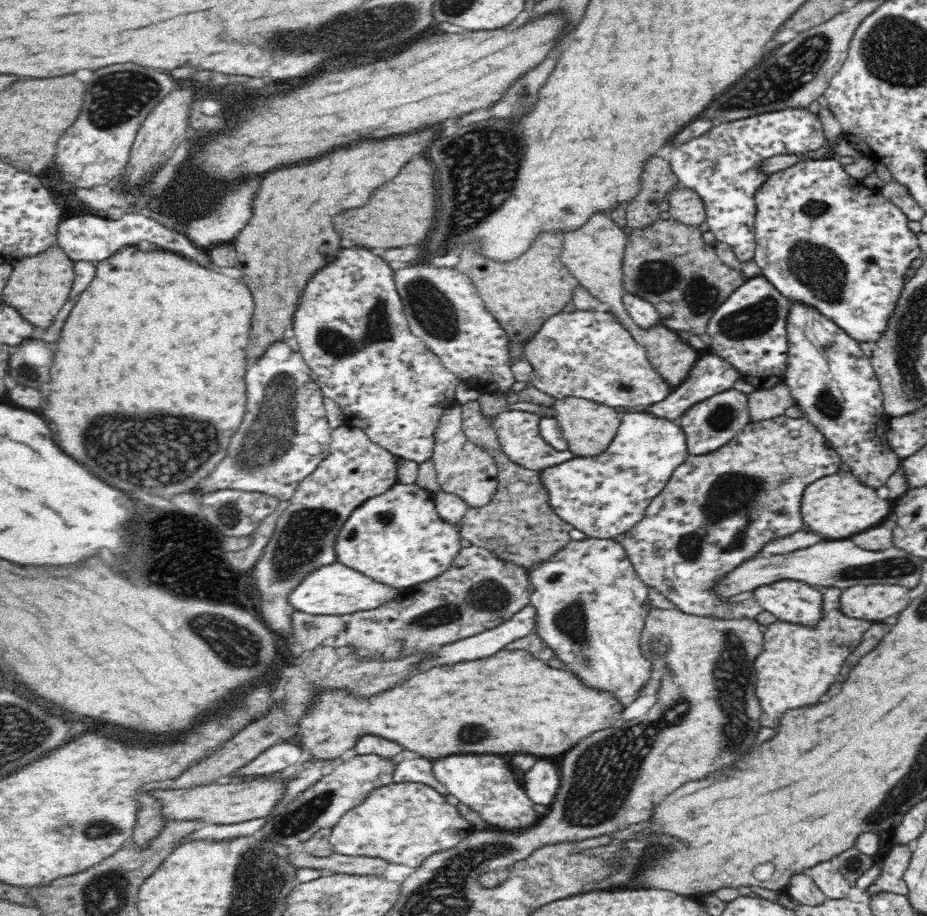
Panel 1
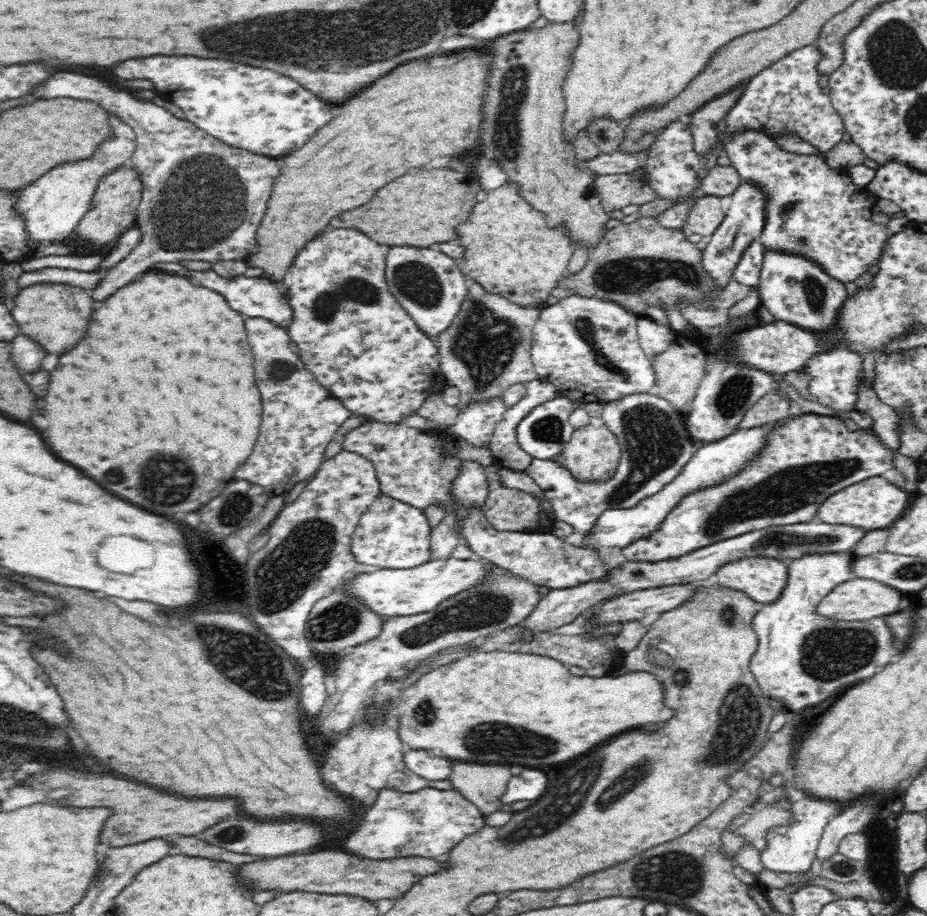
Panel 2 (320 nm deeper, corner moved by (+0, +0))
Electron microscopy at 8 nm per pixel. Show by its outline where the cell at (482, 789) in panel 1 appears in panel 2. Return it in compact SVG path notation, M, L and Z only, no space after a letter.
M410 748L403 752L402 760L414 774L426 780L448 779L454 763L432 750Z

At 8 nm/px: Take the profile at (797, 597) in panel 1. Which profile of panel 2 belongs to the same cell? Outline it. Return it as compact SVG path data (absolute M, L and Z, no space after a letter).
M742 556L734 562L718 566L716 576L719 584L743 590L756 602L774 602L788 576L787 564L770 556Z

